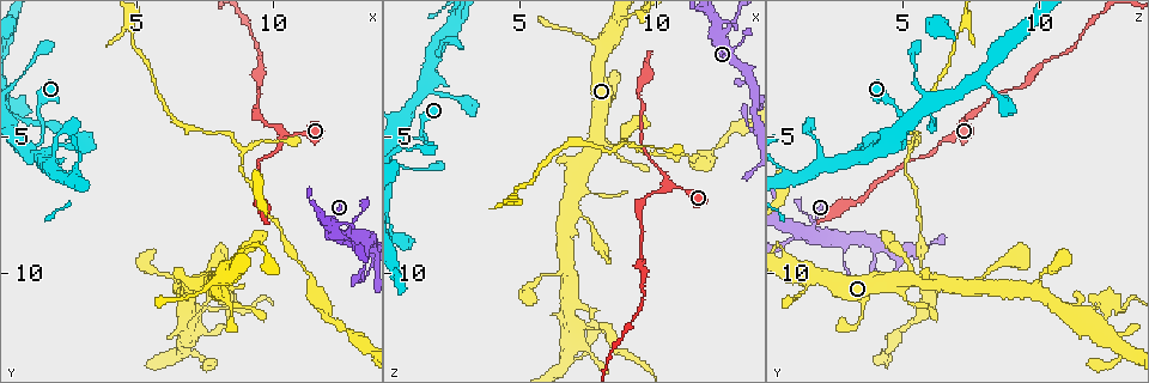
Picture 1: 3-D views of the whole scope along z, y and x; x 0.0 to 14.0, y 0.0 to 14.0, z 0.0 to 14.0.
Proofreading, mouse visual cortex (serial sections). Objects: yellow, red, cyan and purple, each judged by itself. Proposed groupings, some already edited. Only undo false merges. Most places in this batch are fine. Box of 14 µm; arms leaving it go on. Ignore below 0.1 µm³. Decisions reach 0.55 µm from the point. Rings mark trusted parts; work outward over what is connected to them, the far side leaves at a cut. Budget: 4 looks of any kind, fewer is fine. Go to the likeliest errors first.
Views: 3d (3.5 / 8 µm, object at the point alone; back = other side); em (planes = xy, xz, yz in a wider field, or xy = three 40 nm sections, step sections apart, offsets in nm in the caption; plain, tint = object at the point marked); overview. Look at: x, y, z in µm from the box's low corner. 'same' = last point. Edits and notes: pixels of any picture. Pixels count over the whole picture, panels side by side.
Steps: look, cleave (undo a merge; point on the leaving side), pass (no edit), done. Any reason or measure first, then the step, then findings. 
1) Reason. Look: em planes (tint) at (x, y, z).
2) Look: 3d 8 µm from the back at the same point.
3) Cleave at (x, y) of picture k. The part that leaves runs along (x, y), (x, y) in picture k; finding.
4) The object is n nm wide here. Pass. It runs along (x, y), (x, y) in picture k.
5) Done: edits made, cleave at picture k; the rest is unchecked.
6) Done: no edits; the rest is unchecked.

A narrow waist. Look: 3d 3.5 µm at (8.2, 11.2, 12.1).

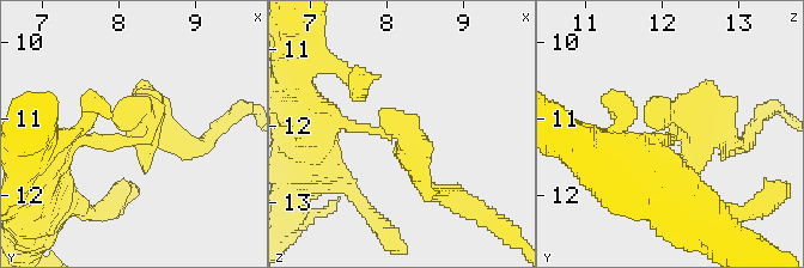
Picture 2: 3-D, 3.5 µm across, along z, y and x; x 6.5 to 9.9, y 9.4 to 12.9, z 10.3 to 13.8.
Look: em planes (tint) at (8.20, 11.30, 12.10).

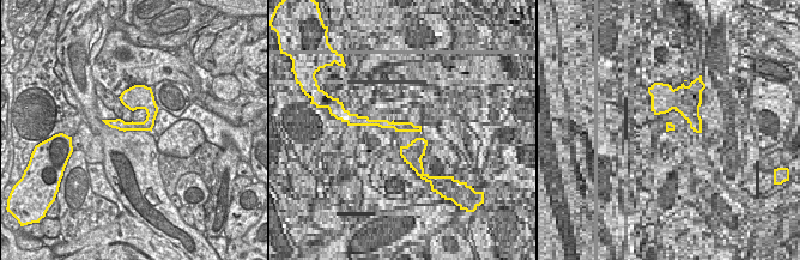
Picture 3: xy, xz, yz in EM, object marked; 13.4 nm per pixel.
Pass. It runs along (327, 119), (415, 134), (422, 182) in picture 2; one cell here.

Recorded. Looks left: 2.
Sudden change in width. Look: 3d 3.5 µm at (10.5, 4.9, 6.8).

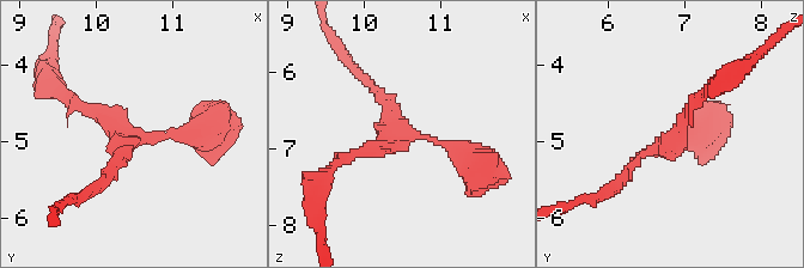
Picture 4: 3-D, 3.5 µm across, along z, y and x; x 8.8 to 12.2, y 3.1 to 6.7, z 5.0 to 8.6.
3 arms meet here; the arms are 150, 150, 300 nm wide; shape alone is not enough. Look: em xy step 5 (tint) at (10.50, 4.95, 6.85).

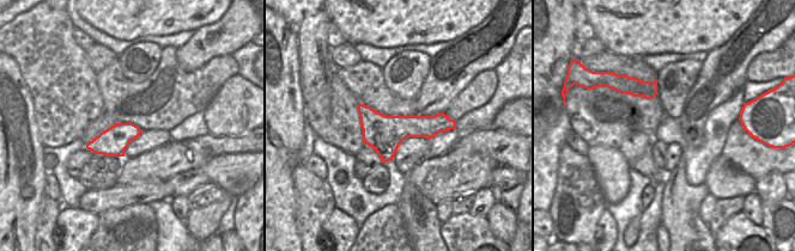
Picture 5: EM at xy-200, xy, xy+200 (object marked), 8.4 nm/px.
Pass. It runs along (206, 132), (126, 139), (71, 98) in picture 4; one cell here.

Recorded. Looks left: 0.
Done: no edits; the rest is unchecked.

